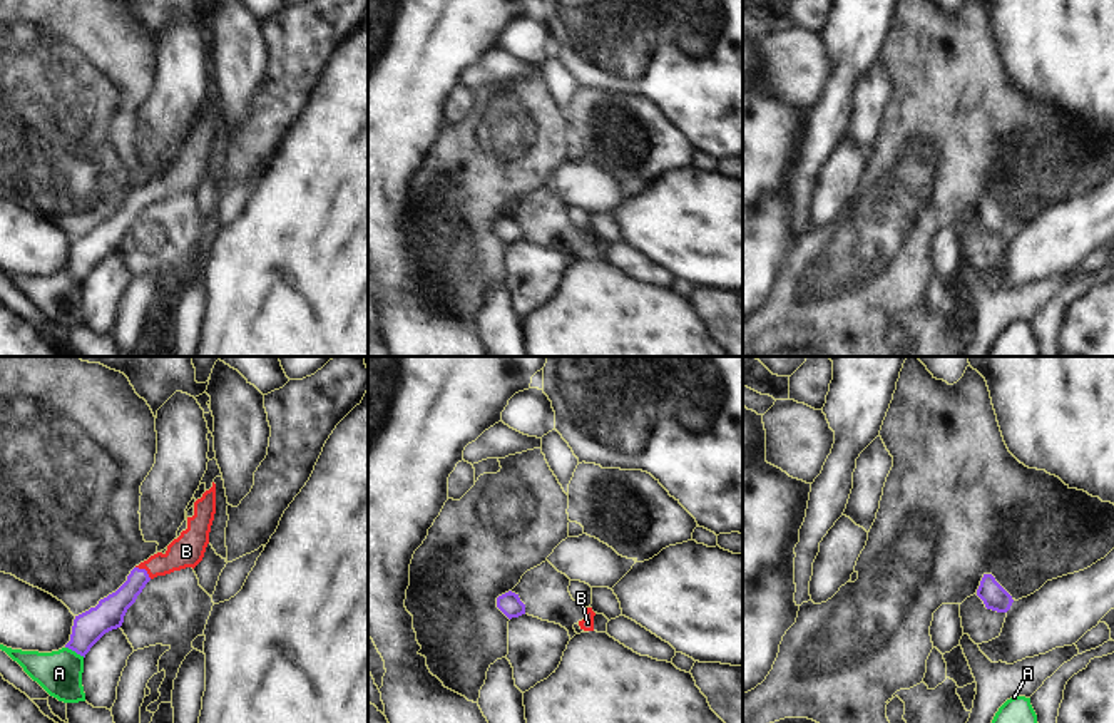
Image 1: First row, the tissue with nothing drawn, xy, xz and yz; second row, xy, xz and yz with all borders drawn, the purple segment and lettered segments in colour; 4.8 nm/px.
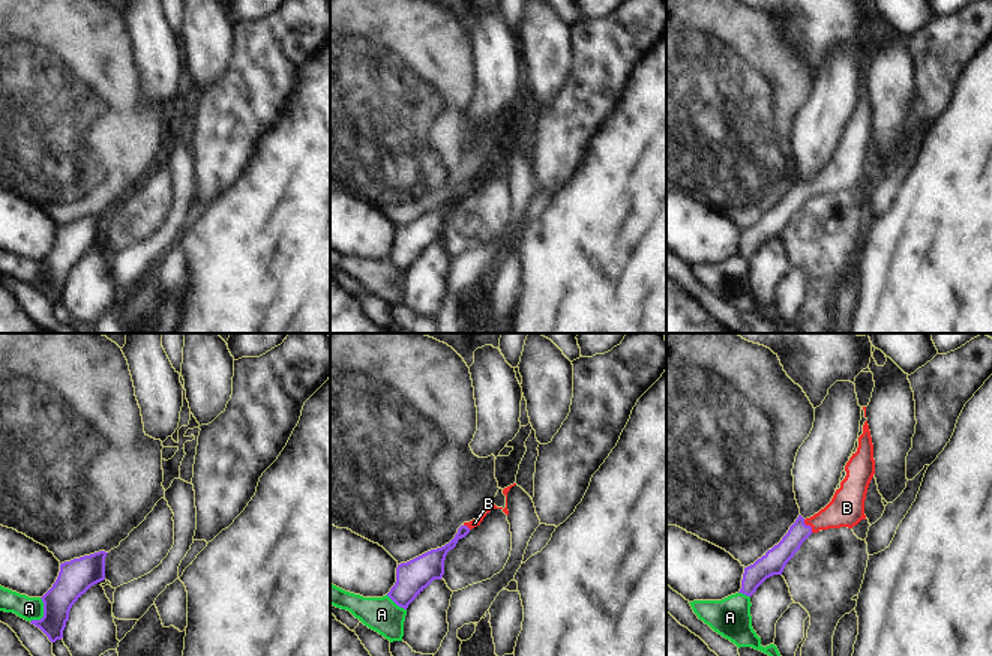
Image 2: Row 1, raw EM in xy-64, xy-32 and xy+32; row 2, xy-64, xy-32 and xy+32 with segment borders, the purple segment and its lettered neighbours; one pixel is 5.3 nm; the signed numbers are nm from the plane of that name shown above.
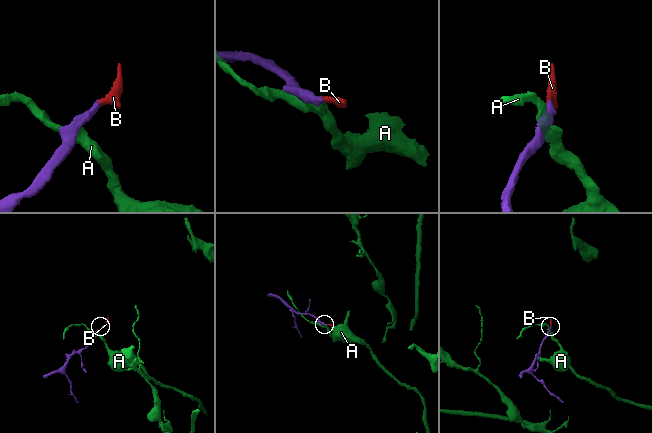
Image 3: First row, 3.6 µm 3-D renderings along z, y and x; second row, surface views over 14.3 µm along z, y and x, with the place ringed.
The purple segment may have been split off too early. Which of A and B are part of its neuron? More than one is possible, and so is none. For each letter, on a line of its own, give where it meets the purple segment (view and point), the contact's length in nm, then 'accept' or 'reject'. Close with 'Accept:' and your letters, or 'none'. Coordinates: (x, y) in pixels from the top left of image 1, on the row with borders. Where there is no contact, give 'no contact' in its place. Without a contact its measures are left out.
A: contact xy (76, 651); length 110 nm; reject
B: contact xy (144, 569); length 100 nm; accept
Accept: B

